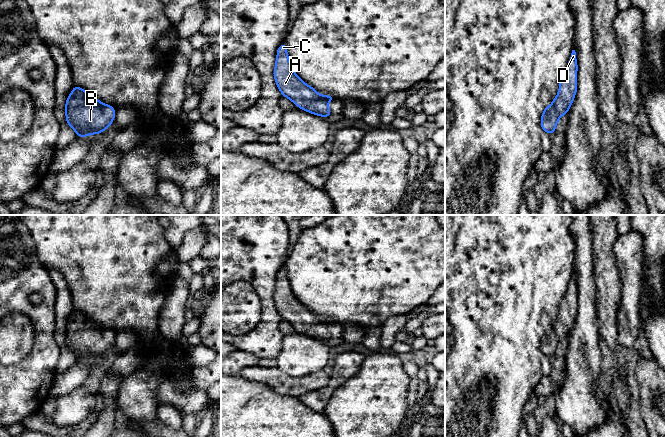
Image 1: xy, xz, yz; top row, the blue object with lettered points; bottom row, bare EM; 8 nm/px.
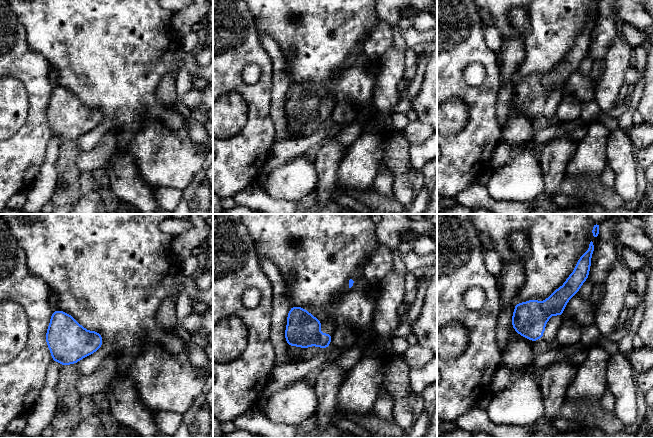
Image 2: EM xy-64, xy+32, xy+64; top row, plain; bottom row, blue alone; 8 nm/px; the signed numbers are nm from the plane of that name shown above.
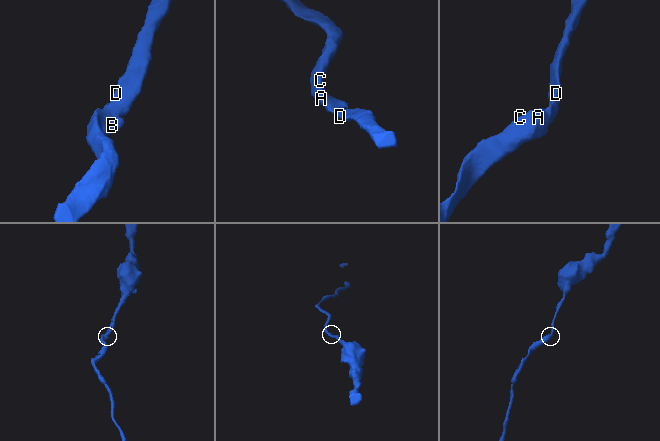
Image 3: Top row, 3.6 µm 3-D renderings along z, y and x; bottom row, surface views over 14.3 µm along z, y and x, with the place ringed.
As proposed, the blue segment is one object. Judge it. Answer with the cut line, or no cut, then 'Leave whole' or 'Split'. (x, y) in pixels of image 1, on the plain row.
No split. Leave whole

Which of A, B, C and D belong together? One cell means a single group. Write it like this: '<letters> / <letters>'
A B C D

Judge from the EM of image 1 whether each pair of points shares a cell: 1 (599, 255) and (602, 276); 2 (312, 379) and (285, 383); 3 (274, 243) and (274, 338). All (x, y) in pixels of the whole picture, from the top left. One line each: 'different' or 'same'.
1: same
2: same
3: same

